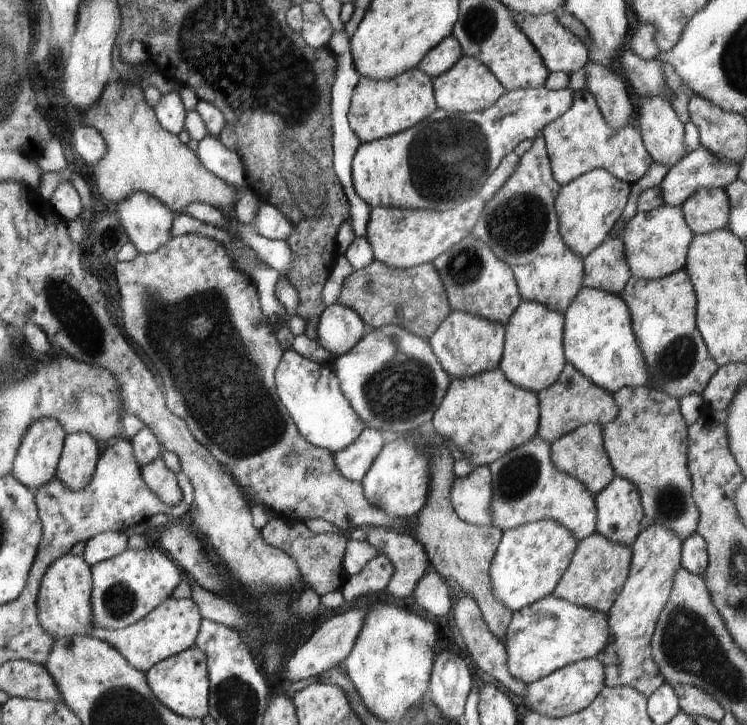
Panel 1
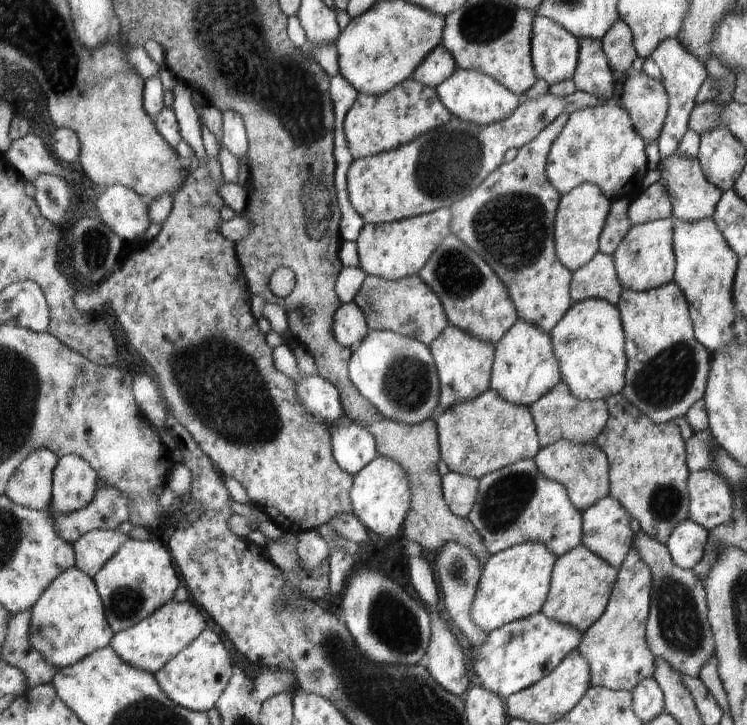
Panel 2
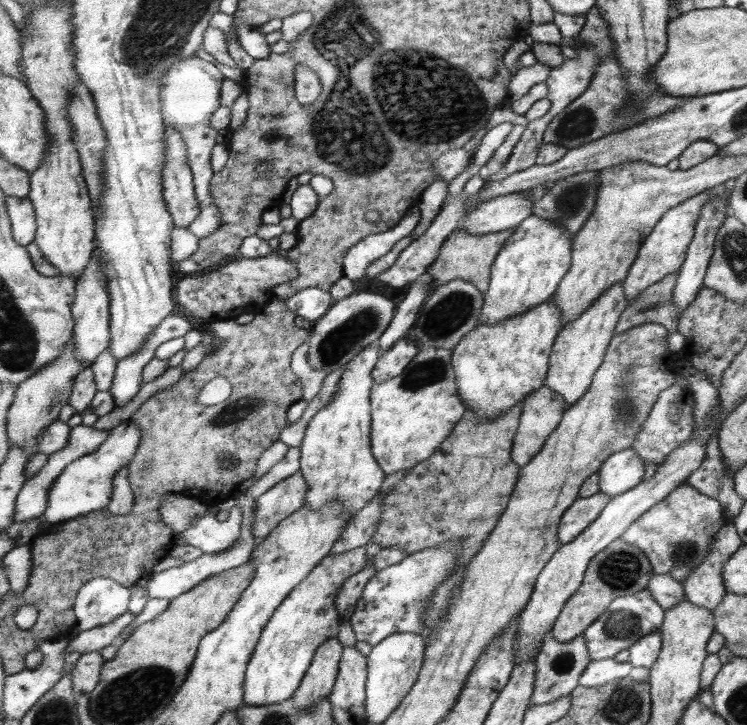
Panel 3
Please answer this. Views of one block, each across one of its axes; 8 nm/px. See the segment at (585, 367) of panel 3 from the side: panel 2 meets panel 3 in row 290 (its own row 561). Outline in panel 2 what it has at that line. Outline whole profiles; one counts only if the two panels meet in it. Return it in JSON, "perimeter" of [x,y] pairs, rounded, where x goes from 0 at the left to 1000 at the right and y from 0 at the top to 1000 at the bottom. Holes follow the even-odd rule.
{"perimeter":[[[818,684],[803,687],[797,697],[778,705],[778,752],[787,754],[795,766],[815,777],[822,785],[827,785],[845,759],[847,735],[842,728],[842,712],[837,701]]]}

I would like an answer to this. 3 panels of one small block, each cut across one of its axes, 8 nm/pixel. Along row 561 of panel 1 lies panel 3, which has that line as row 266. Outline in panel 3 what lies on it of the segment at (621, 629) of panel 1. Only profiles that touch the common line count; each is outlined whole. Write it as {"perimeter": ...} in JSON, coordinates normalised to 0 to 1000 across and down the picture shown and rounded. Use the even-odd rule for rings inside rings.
{"perimeter":[[[968,252],[954,257],[945,263],[937,265],[926,272],[920,272],[906,284],[897,287],[882,301],[880,309],[870,317],[863,327],[861,337],[857,338],[855,348],[851,350],[851,359],[841,371],[839,382],[831,389],[835,396],[837,415],[853,411],[861,399],[874,393],[885,383],[909,372],[916,357],[917,346],[928,326],[928,312],[938,295],[938,287],[952,276],[952,273],[968,276],[973,270],[973,261]]]}

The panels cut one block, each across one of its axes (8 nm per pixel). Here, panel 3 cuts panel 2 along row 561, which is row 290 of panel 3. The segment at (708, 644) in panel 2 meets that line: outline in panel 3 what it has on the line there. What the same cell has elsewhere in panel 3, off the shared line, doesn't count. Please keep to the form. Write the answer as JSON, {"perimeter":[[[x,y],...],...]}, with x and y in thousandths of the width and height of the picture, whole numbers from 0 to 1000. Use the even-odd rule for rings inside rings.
{"perimeter":[[[906,374],[898,377],[861,399],[853,411],[841,417],[825,444],[823,461],[863,444],[884,447],[893,458],[906,454],[908,432],[898,417]]]}

